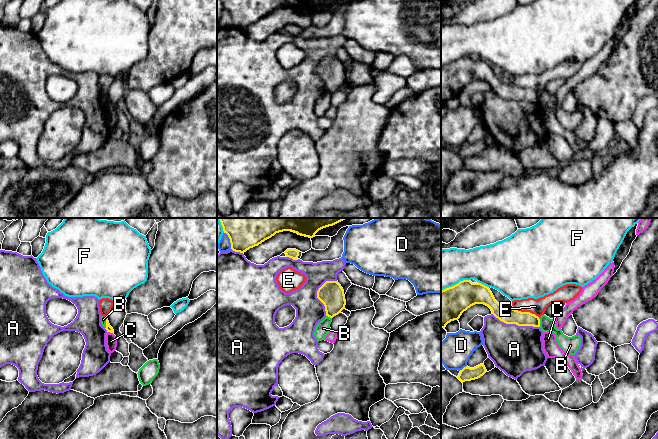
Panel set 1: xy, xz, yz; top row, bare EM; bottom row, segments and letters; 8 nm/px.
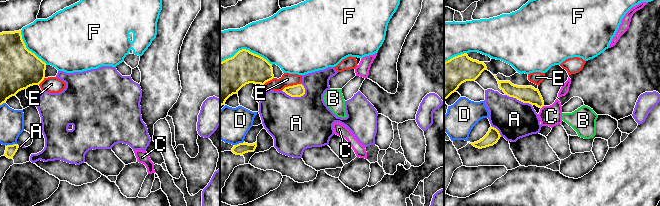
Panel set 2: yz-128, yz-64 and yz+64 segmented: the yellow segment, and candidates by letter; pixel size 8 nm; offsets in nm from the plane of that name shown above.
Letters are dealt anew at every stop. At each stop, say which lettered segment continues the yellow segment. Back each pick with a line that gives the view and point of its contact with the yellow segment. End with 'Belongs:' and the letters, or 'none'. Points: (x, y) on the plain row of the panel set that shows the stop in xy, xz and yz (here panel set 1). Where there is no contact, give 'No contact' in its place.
Belongs: none

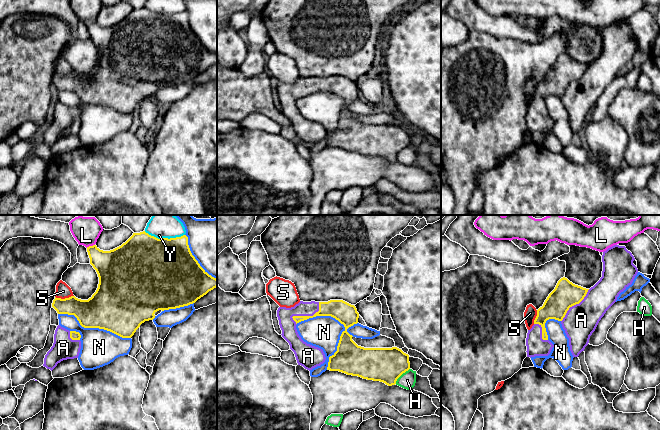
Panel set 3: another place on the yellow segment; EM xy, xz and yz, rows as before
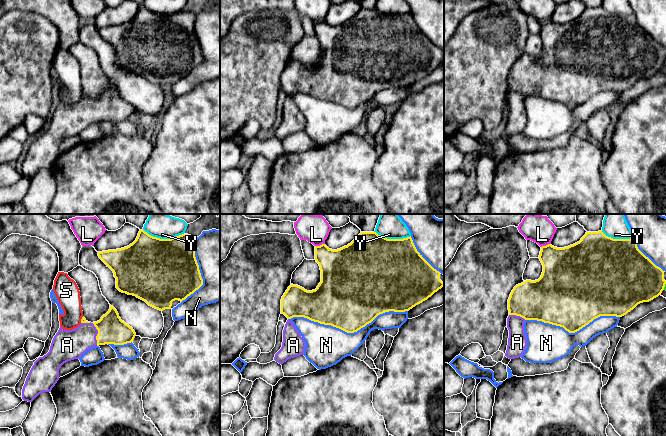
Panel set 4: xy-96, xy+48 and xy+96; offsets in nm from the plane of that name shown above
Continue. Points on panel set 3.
A: Touches yellow at xz (308, 92)
Belongs: A

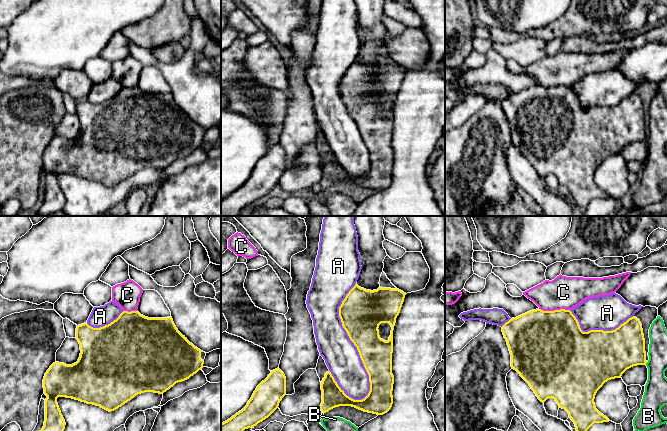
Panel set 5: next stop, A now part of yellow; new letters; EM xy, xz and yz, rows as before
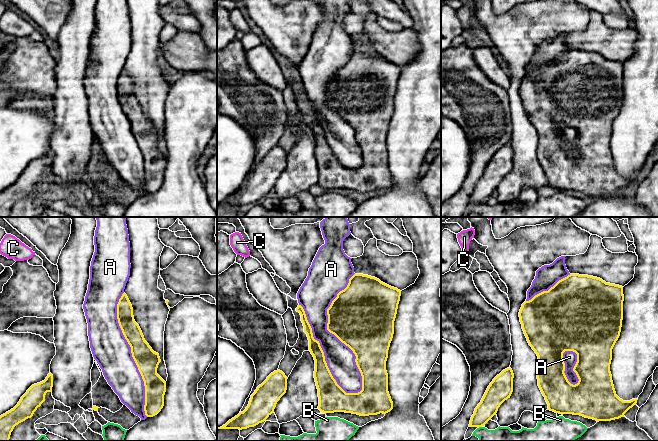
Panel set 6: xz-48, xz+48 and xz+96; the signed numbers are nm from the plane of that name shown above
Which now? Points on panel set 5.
Belongs: none

